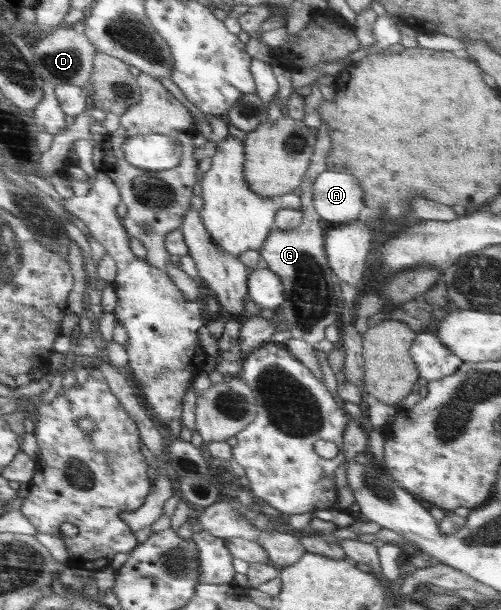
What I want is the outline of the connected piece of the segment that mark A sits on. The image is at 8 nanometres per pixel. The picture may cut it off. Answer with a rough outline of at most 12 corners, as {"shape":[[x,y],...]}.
{"shape":[[324,171],[314,209],[335,226],[364,215],[352,174]]}

